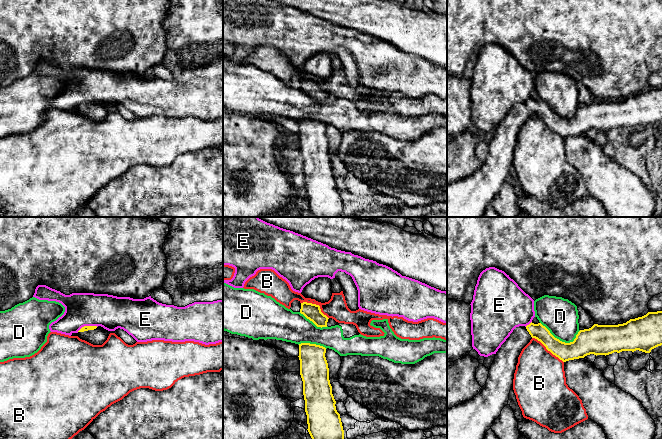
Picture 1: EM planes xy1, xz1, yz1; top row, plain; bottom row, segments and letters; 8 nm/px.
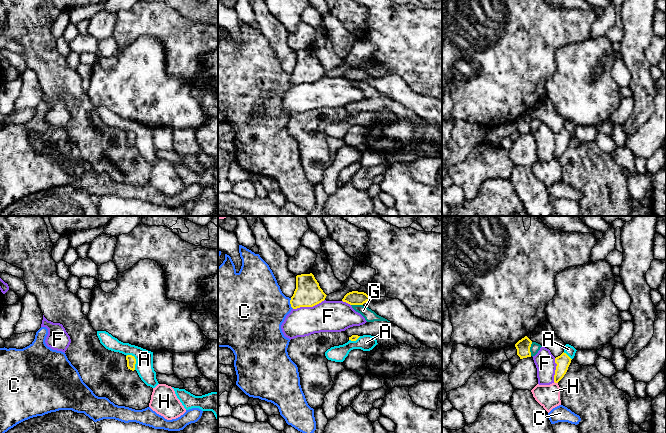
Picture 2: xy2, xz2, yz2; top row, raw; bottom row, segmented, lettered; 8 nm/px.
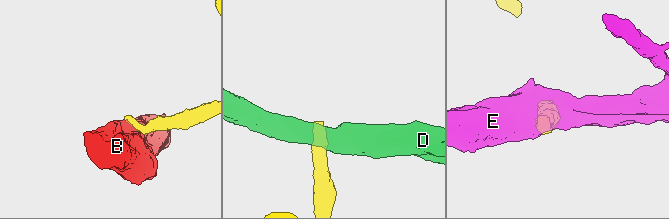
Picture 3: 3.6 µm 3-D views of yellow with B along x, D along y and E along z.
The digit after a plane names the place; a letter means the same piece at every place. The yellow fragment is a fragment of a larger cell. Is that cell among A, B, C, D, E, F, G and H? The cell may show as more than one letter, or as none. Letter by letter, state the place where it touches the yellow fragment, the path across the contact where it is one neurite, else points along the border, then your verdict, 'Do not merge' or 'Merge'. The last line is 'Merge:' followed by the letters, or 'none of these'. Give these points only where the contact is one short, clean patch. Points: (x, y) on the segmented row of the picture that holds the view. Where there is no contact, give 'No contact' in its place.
A: Touches yellow at xy2 (135, 360). Boundary: xy2 (127, 354), (131, 354), (134, 357), (135, 369). Do not merge
B: Touches yellow at yz1 (548, 350). Boundary: yz1 (532, 337), (536, 338), (563, 362). Do not merge
C: Touches yellow at xz2 (290, 303). Do not merge
D: Touches yellow at yz1 (561, 341). Boundary: yz1 (540, 322), (555, 337), (565, 342), (571, 342), (580, 330). Do not merge
E: Touches yellow at xy1 (87, 326). Boundary: xy1 (97, 326), (82, 326), (77, 331). Do not merge
F: Touches yellow at xz2 (308, 306). Do not merge
G: Touches yellow at yz2 (529, 349). Do not merge
H: Touches yellow at yz2 (556, 382). Do not merge
Merge: none of these

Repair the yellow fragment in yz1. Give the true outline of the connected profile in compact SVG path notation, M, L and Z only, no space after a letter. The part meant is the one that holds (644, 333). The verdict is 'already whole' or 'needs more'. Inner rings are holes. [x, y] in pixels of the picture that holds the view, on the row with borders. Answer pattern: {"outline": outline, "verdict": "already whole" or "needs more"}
{"outline": "M662 311L648 312L642 317L630 319L618 325L594 324L589 329L580 330L573 342L565 343L555 338L541 323L516 327L495 354L489 368L488 379L480 392L471 400L447 409L447 439L483 439L502 409L508 405L509 393L513 389L513 379L522 349L532 338L540 341L548 351L563 362L584 358L587 355L609 355L622 351L642 351L650 353L662 345Z", "verdict": "needs more"}

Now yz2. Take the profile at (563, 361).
{"outline": "M564 352L555 358L555 363L557 364L554 375L555 383L558 383L564 377L571 363L571 360L572 359Z", "verdict": "already whole"}

